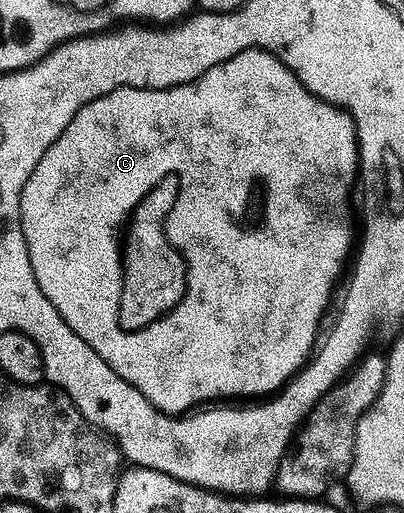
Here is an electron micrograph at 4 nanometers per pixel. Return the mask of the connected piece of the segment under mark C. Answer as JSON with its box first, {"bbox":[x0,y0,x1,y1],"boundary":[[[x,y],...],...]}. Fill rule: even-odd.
{"bbox":[21,71,357,415],"boundary":[[[214,71],[186,85],[177,85],[174,89],[116,89],[111,91],[111,95],[103,95],[103,99],[95,99],[81,108],[67,131],[63,131],[63,135],[59,135],[57,142],[45,152],[43,159],[39,159],[31,179],[27,179],[27,187],[23,187],[21,192],[21,226],[27,251],[31,255],[31,271],[39,283],[39,291],[51,299],[55,311],[63,315],[67,327],[71,327],[71,331],[75,331],[75,335],[79,335],[79,339],[83,339],[83,343],[87,343],[87,347],[91,347],[91,351],[95,351],[95,355],[99,355],[99,359],[103,359],[103,363],[107,363],[107,367],[119,375],[119,379],[127,379],[135,391],[143,391],[143,395],[147,395],[158,411],[170,415],[188,414],[206,403],[220,402],[217,401],[220,397],[261,399],[284,389],[314,356],[318,344],[317,332],[329,309],[333,288],[341,272],[344,269],[346,272],[355,249],[355,233],[353,237],[353,225],[349,222],[349,200],[354,196],[355,189],[341,189],[341,157],[333,153],[333,145],[345,145],[345,157],[353,157],[353,145],[357,142],[357,129],[353,120],[336,106],[319,100],[294,73],[225,72],[229,71]],[[170,170],[183,174],[184,184],[165,230],[169,242],[178,249],[189,267],[189,289],[167,316],[160,317],[146,329],[124,329],[121,326],[121,300],[125,282],[123,234],[141,200],[164,177],[169,176]],[[253,181],[265,181],[265,201],[269,201],[269,205],[265,205],[265,225],[261,225],[257,233],[241,229],[241,213],[245,213],[245,201],[249,201],[249,189],[253,189]]]}

